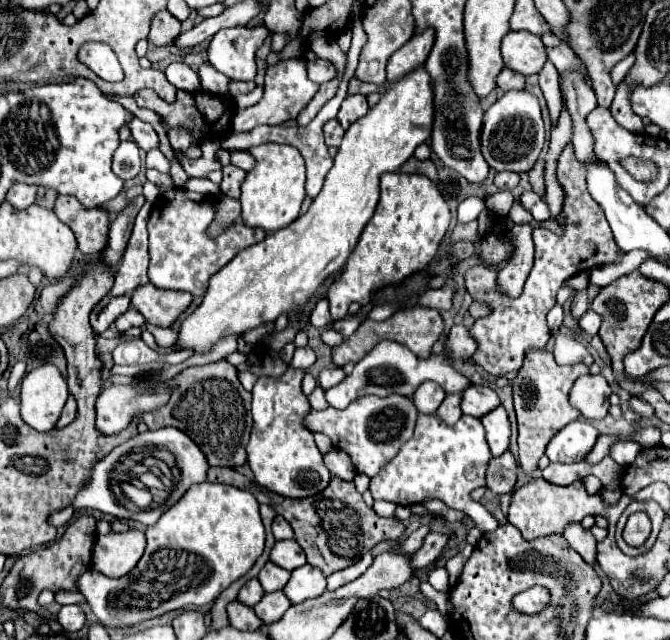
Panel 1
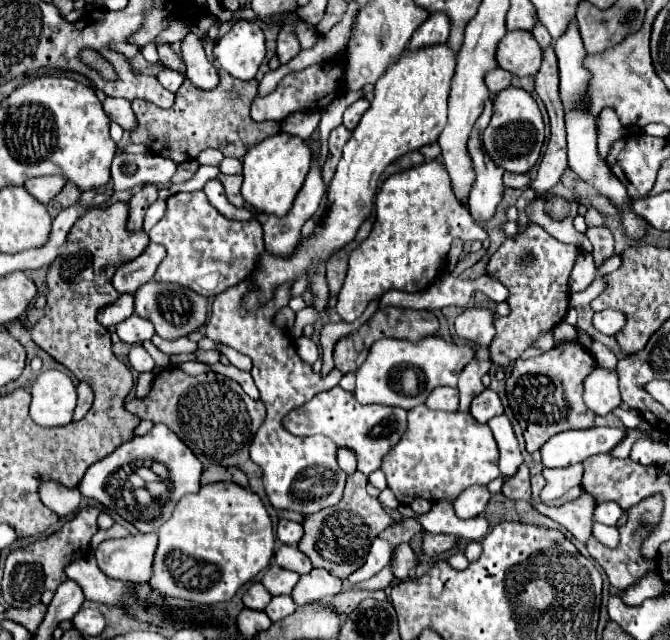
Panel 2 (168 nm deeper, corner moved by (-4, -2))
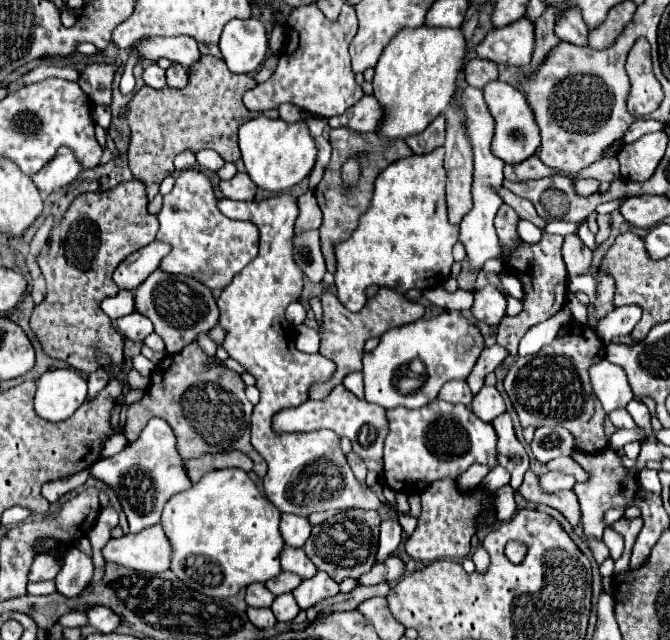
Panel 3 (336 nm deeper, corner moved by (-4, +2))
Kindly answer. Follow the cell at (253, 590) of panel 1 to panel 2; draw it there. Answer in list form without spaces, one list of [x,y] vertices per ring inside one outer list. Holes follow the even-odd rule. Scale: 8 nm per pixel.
[[[252,583],[250,589],[242,597],[242,601],[248,609],[264,609],[270,603],[270,599],[272,599],[272,595],[268,595],[268,591],[262,583]]]

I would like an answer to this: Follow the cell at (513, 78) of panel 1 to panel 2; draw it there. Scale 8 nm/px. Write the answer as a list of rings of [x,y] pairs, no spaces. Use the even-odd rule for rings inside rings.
[[[498,67],[498,69],[494,69],[494,71],[490,71],[486,75],[486,85],[488,85],[488,89],[492,93],[500,93],[502,89],[506,89],[506,87],[512,85],[512,73],[508,73],[508,71],[504,71],[504,69]]]

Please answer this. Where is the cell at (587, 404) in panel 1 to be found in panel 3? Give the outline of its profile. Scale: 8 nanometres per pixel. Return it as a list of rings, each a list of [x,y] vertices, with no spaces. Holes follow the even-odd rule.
[[[606,359],[590,367],[590,379],[596,397],[602,401],[606,413],[626,407],[632,401],[632,389],[622,367],[608,363]]]

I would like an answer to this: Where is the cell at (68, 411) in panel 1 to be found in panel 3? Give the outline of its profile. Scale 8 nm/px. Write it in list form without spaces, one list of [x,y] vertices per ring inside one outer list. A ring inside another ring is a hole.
[[[98,369],[94,371],[90,377],[88,377],[88,397],[96,397],[96,393],[106,387],[110,381],[110,373],[104,371],[104,369]]]

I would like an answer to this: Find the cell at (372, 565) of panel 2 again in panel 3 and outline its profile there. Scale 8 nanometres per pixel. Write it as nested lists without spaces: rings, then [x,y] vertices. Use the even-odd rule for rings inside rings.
[[[386,519],[380,525],[380,547],[378,547],[378,561],[384,561],[402,541],[402,525],[398,519]]]

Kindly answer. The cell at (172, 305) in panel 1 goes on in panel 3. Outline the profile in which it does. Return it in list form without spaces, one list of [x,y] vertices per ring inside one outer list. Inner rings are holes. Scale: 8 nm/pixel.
[[[156,269],[136,291],[134,291],[136,311],[146,315],[154,331],[164,339],[166,353],[180,353],[188,343],[196,341],[200,333],[208,333],[218,323],[218,305],[212,297],[212,291],[200,281],[188,275],[172,275]]]

